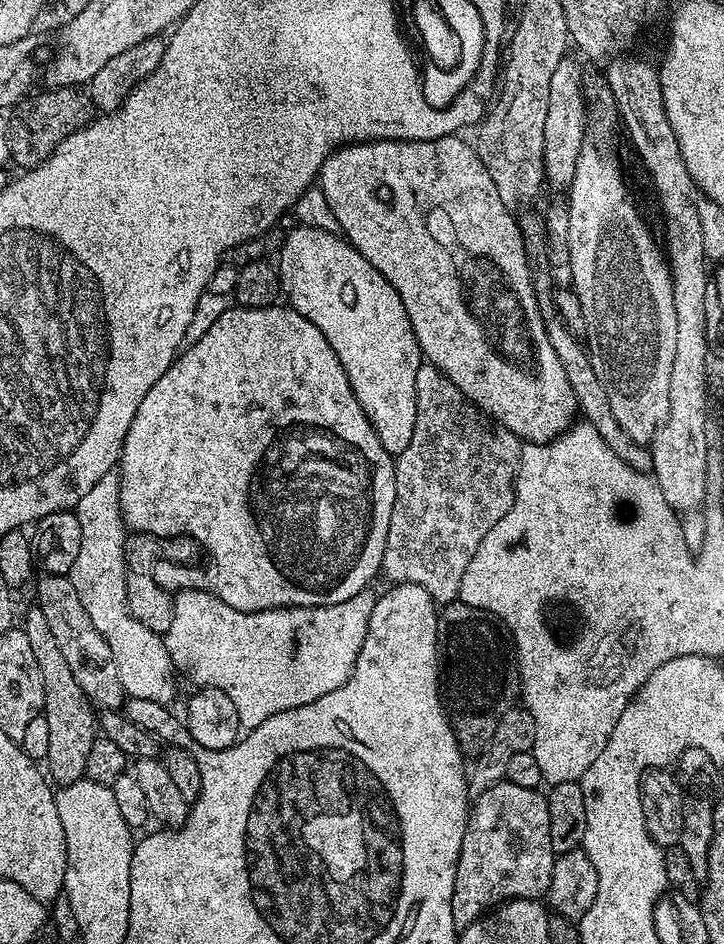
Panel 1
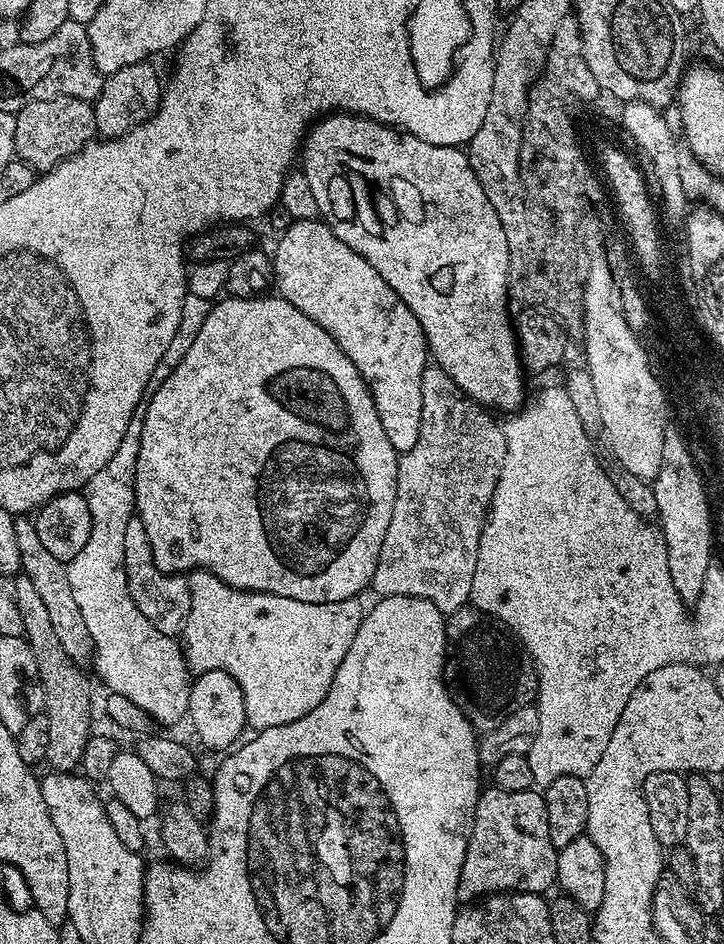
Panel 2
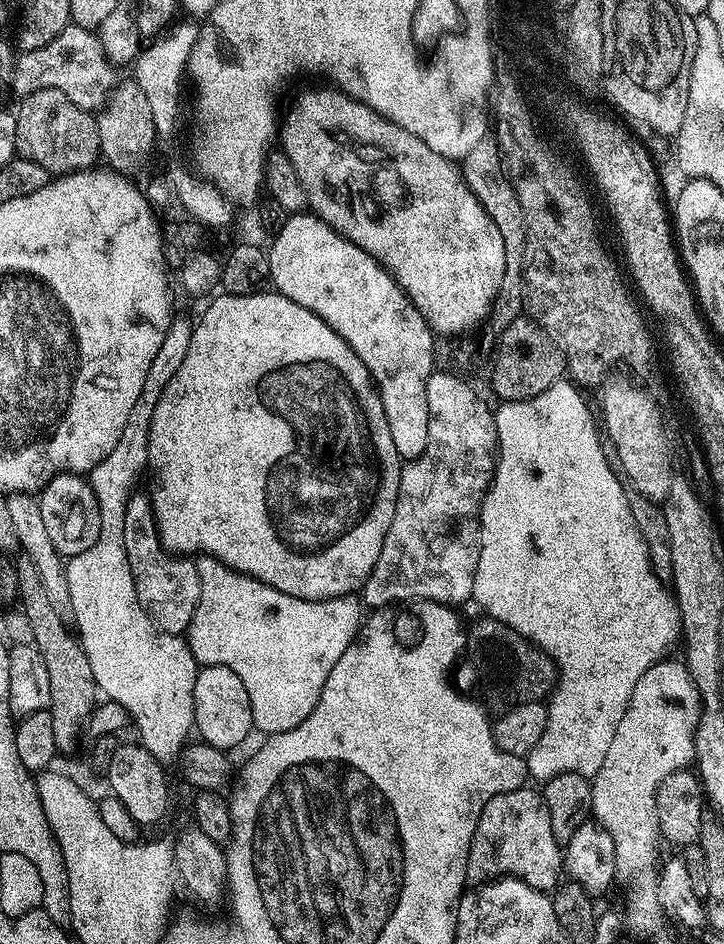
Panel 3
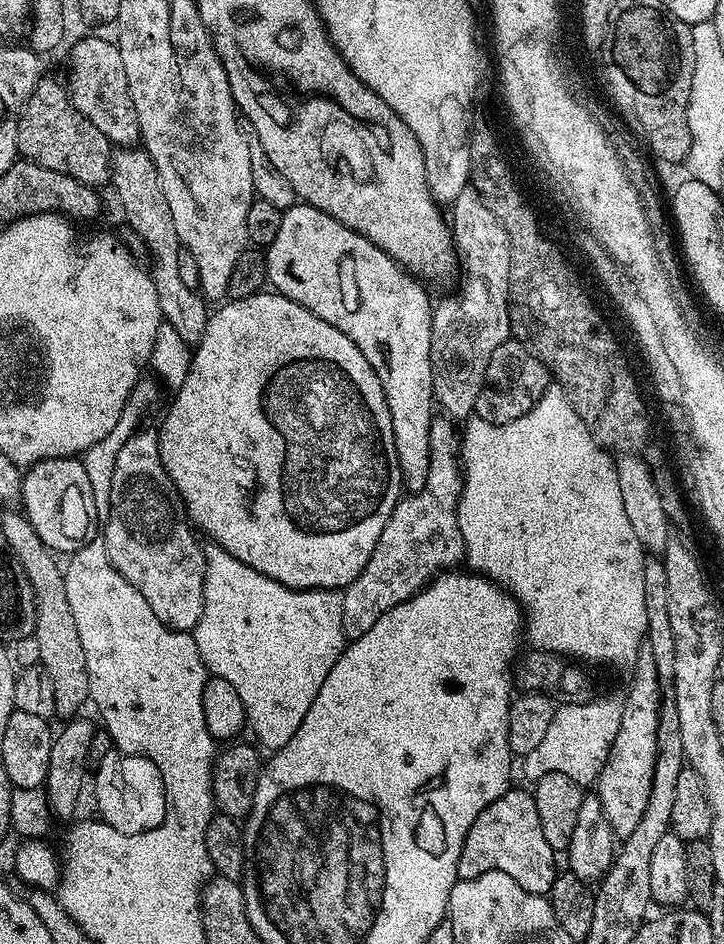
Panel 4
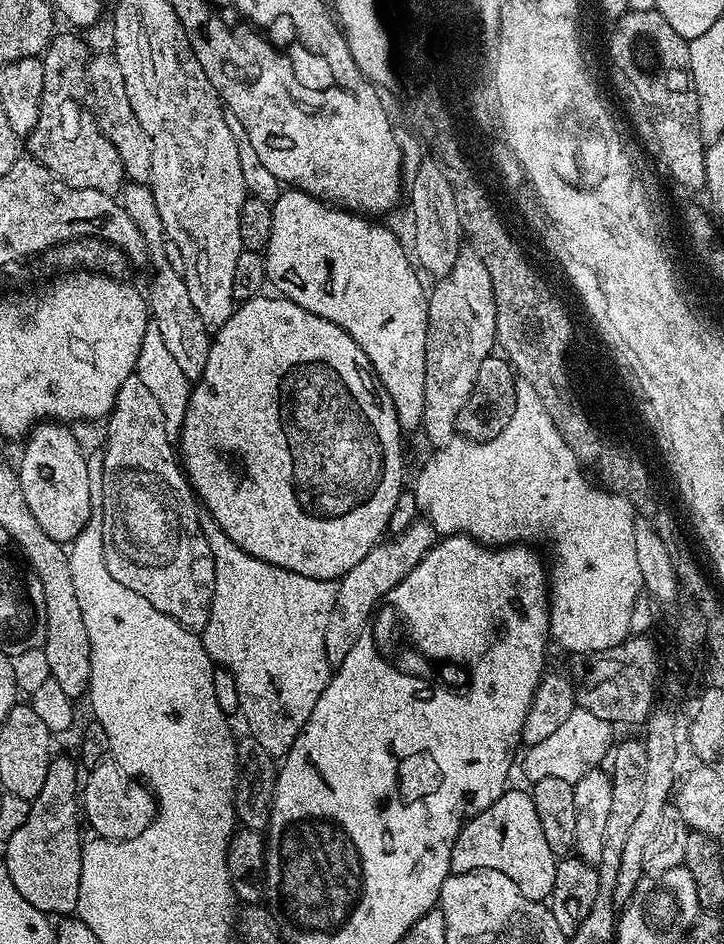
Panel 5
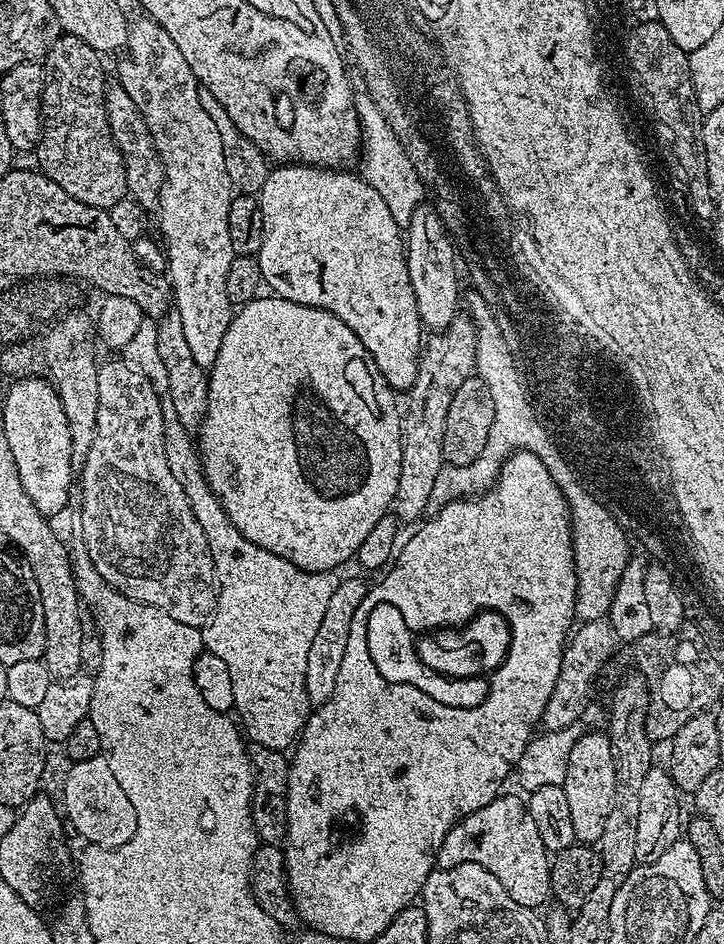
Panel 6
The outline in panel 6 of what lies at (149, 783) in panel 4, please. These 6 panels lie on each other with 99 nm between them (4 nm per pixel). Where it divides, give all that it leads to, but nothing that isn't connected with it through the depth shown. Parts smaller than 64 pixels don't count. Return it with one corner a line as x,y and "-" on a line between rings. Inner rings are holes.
107,755
73,761
64,778
65,817
69,825
86,840
102,849
118,849
130,842
137,830
137,811
110,770
-
66,808
66,810
65,810
-
71,822
71,824
70,824

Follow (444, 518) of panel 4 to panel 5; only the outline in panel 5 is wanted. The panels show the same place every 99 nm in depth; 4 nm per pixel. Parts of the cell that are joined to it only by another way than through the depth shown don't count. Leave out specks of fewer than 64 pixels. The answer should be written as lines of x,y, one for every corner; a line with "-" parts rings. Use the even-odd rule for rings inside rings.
417,518
410,527
395,533
372,547
370,554
354,566
338,581
338,598
334,602
334,610
330,614
330,623
326,626
326,658
329,665
335,666
350,654
350,646
358,642
358,638
369,627
370,621
382,601
422,562
422,558
432,548
438,539
438,533
427,519
-
392,539
392,540
388,540
-
388,540
388,541
387,541

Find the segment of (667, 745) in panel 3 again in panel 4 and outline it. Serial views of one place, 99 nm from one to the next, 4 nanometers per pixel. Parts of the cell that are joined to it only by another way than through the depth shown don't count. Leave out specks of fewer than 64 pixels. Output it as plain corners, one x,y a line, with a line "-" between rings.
647,650
641,651
634,665
636,673
628,688
628,697
623,697
622,726
618,726
618,738
608,752
606,766
594,785
594,794
602,802
602,810
617,837
625,838
633,833
646,809
650,798
651,778
655,770
656,735
658,734
659,710
662,689
654,658

